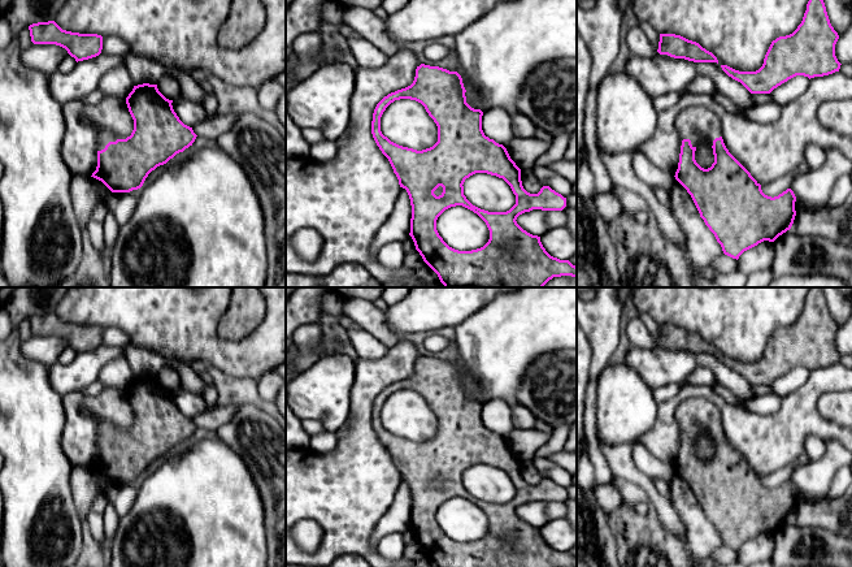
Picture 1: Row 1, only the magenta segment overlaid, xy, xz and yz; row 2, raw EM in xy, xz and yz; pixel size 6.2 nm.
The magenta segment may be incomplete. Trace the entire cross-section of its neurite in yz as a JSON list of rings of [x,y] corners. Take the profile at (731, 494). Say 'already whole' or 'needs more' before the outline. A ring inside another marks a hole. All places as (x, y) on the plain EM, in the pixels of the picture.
needs more; [[[705,398],[686,399],[678,406],[675,419],[682,437],[674,468],[691,486],[700,508],[714,525],[725,546],[738,551],[744,542],[764,532],[774,533],[791,520],[796,507],[794,482],[787,480],[774,489],[765,486],[761,476],[726,440],[720,410],[713,402]],[[700,433],[713,440],[714,454],[708,460],[695,451]]]

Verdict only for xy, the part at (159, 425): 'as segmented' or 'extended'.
extended

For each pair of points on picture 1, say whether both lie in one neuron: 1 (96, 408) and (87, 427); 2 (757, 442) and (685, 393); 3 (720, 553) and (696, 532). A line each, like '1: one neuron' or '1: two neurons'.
1: one neuron
2: one neuron
3: two neurons

